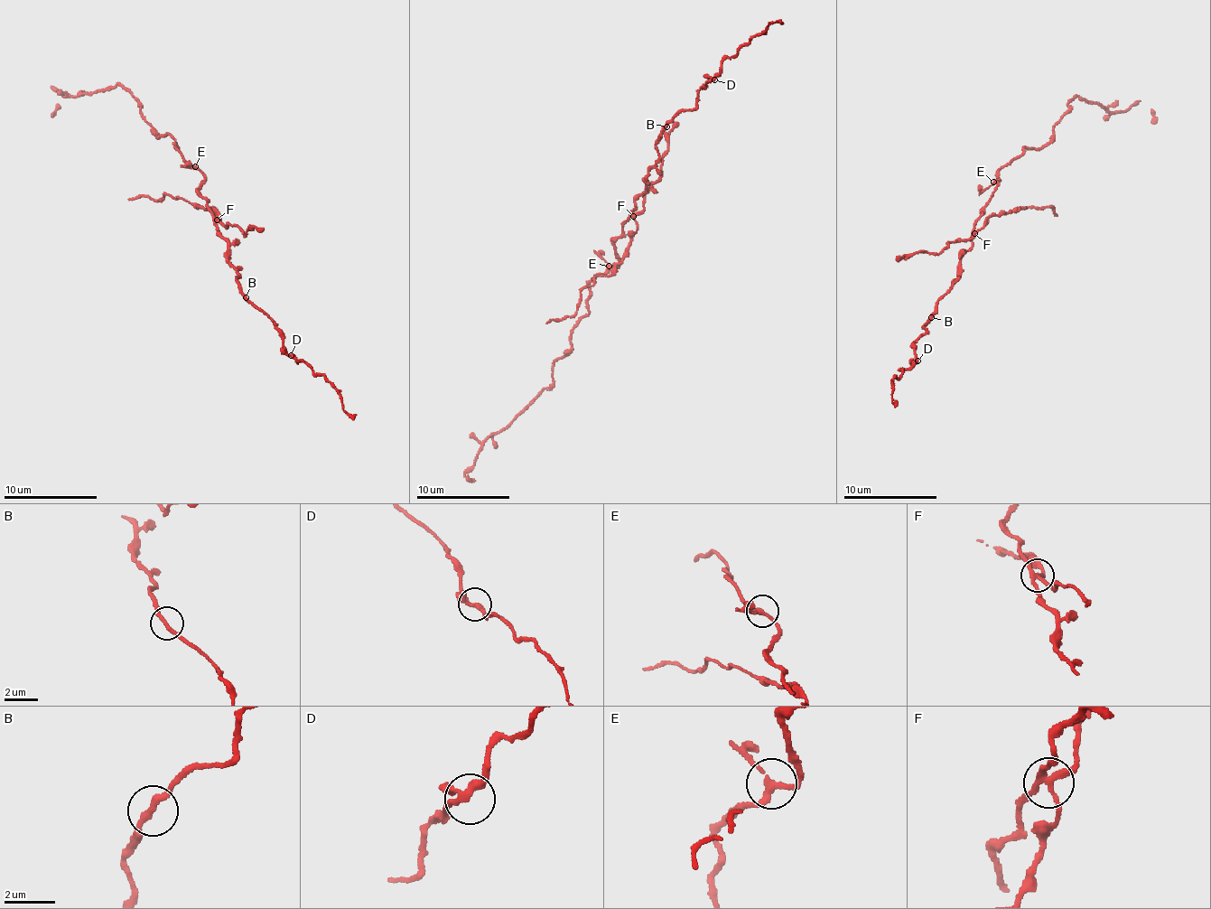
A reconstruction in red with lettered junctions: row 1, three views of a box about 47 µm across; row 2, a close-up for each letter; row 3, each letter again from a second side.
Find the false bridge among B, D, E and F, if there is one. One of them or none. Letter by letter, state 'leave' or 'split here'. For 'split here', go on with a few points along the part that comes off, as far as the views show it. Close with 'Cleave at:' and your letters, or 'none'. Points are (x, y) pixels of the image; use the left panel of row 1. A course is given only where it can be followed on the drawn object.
B: leave
D: leave
E: leave
F: split here; foreign part runs (218, 220), (219, 212), (211, 209), (211, 211), (163, 193), (162, 201), (135, 196), (128, 201)
Cleave at: F

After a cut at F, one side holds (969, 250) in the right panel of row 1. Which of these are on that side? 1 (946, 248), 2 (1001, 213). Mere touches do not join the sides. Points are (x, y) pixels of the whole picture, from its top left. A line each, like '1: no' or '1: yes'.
1: no
2: no

